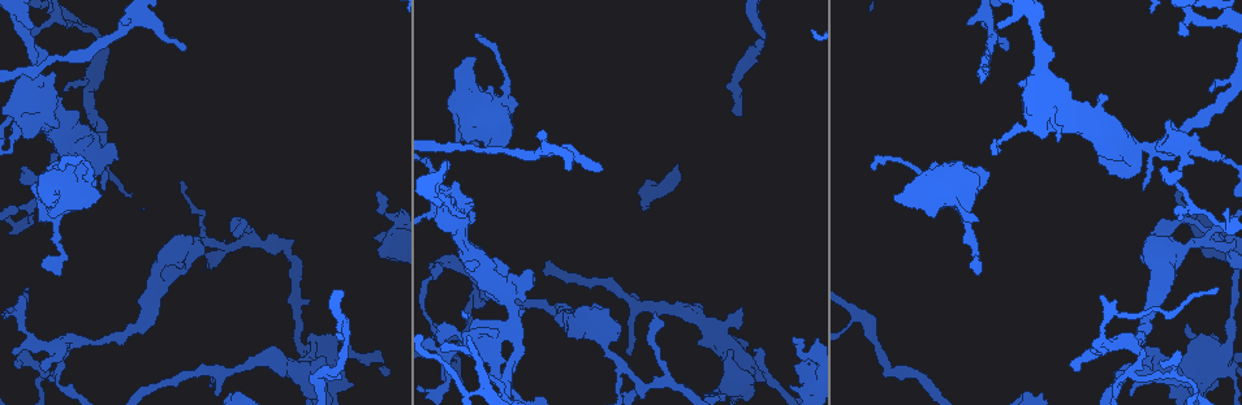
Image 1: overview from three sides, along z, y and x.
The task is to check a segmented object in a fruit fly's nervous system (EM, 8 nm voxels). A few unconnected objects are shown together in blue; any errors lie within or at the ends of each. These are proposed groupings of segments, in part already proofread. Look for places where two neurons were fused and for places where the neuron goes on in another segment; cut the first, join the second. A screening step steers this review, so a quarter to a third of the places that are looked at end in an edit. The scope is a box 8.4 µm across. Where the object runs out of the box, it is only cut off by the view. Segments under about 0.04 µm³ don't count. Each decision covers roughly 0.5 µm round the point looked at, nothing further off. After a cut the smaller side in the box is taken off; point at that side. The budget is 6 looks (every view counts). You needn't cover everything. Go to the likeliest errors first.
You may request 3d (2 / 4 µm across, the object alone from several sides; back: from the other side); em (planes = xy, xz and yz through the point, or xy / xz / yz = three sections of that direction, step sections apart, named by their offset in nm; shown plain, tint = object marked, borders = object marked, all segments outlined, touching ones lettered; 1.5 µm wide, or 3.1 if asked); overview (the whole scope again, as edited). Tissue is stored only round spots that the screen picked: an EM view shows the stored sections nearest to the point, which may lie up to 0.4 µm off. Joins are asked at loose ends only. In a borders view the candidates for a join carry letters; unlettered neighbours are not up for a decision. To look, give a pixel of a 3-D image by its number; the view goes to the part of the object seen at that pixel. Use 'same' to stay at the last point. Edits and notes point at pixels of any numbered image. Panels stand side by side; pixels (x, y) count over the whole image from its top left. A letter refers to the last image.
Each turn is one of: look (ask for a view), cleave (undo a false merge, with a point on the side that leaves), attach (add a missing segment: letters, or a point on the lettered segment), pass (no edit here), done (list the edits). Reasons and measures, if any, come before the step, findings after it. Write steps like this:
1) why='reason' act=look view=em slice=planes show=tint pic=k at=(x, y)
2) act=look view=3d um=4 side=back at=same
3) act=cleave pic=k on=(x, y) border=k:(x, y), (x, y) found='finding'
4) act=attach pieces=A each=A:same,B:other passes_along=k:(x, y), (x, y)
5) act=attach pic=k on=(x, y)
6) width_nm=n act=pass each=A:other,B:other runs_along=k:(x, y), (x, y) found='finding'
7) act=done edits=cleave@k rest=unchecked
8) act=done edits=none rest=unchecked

why='an open end' act=look view=3d um=4 pic=1 at=(184, 49)

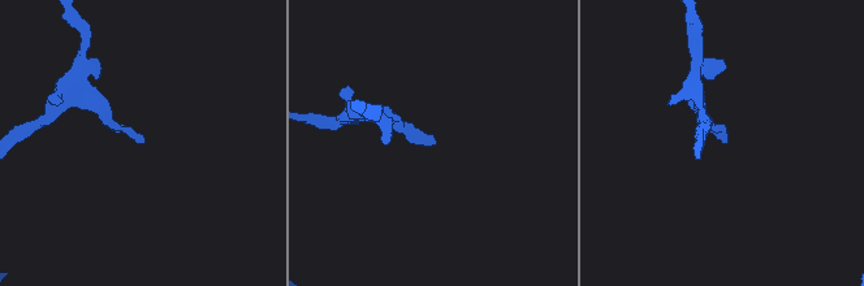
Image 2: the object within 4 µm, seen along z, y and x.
why='shape alone is not enough' act=look view=em slice=yz step=8 show=borders pic=2 at=(723, 142)

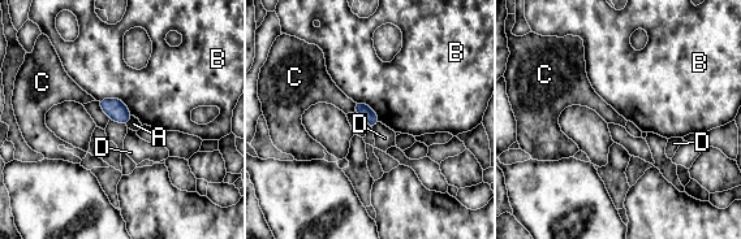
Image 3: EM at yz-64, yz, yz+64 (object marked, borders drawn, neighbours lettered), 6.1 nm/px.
width_nm=80 act=pass each=A:other,B:other,C:other,D:other border=3:(379, 122), (373, 127) found='none of them fits'

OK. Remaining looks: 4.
why='an open end' act=look view=3d um=4 pic=1 at=(1181, 33)

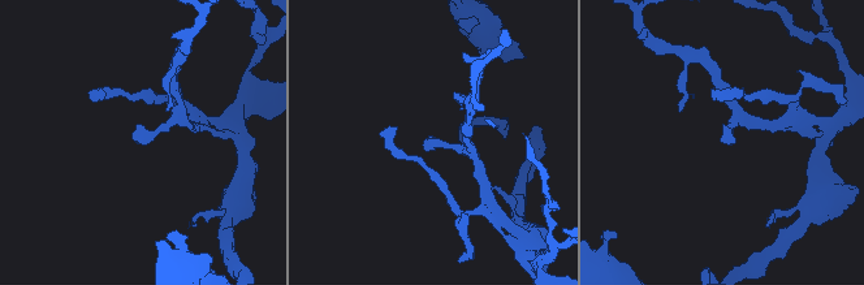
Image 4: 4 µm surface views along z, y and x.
why='shape alone is not enough' act=look view=em slice=xy step=4 show=borders pic=4 at=(134, 139)

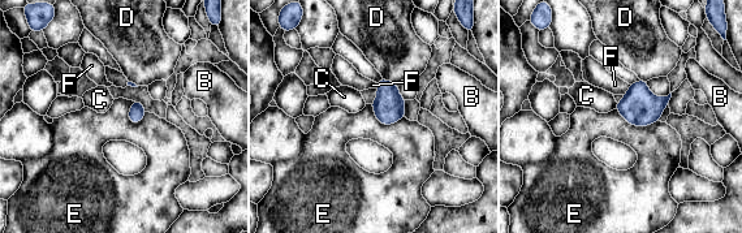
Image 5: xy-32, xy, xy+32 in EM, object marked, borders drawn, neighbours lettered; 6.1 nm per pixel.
act=look view=em slice=yz step=4 show=borders at=same

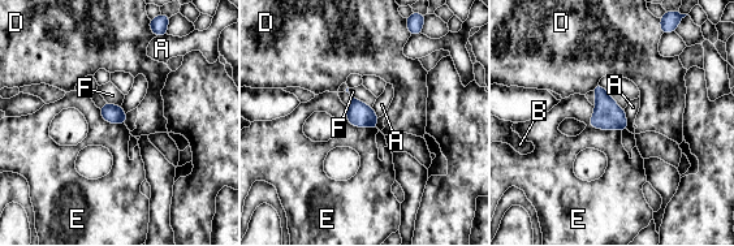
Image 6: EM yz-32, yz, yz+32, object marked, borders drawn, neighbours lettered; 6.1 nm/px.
longest_contact=E:240nm act=pass each=A:other,B:other,D:other,E:other,F:other border=6:(592, 106), (592, 126), (621, 130) found='none of them fits'

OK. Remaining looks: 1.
act=done edits=none rest=unchecked

